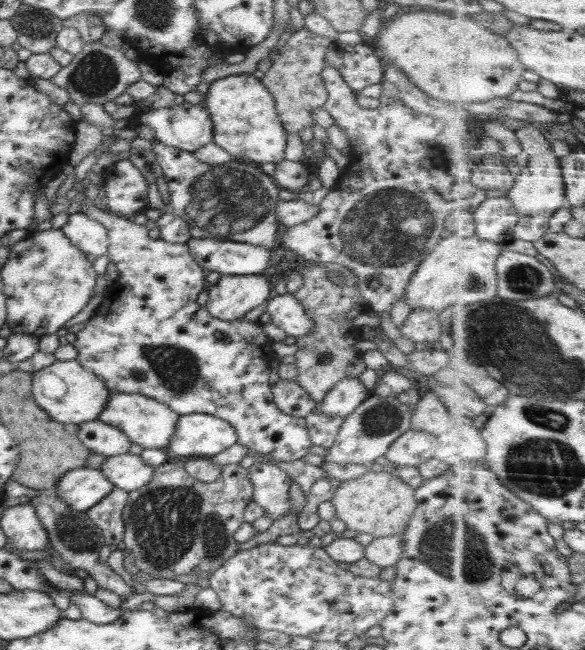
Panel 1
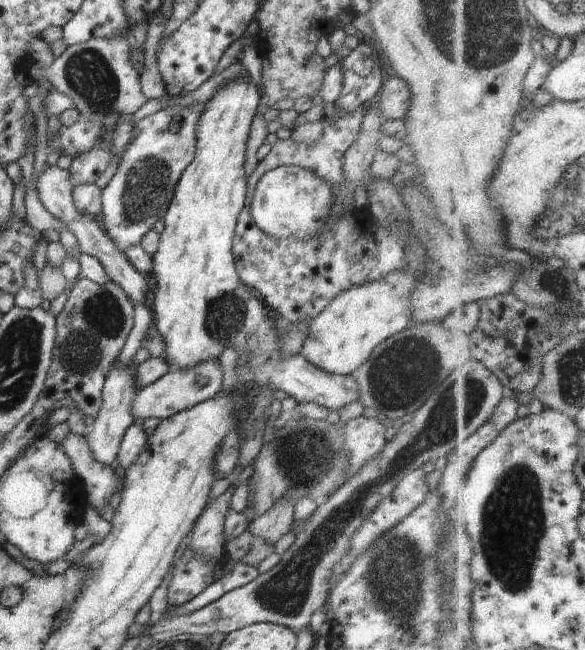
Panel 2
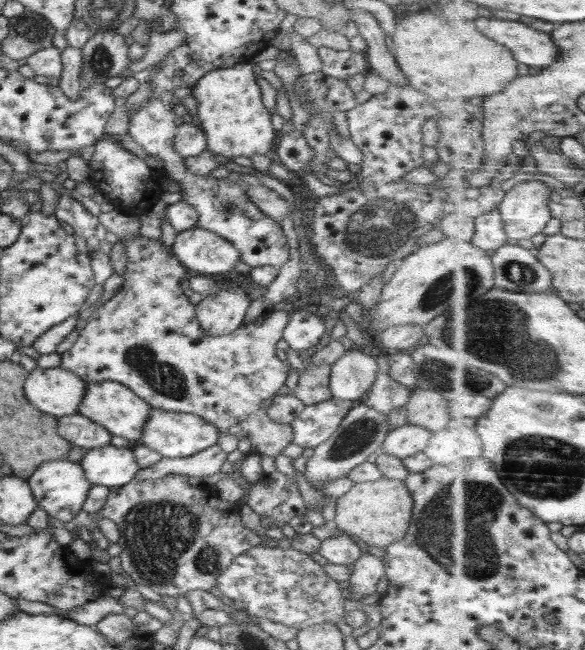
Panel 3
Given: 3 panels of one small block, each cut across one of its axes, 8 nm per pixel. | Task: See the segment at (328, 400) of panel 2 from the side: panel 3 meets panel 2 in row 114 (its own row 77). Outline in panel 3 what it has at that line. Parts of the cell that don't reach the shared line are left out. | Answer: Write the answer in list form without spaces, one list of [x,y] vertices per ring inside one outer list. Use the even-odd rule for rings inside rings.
[[[239,62],[228,68],[214,69],[201,76],[192,86],[197,100],[195,121],[204,131],[207,148],[222,159],[252,154],[272,155],[278,132],[271,123],[271,114],[261,99],[260,85],[256,82],[253,62]]]

